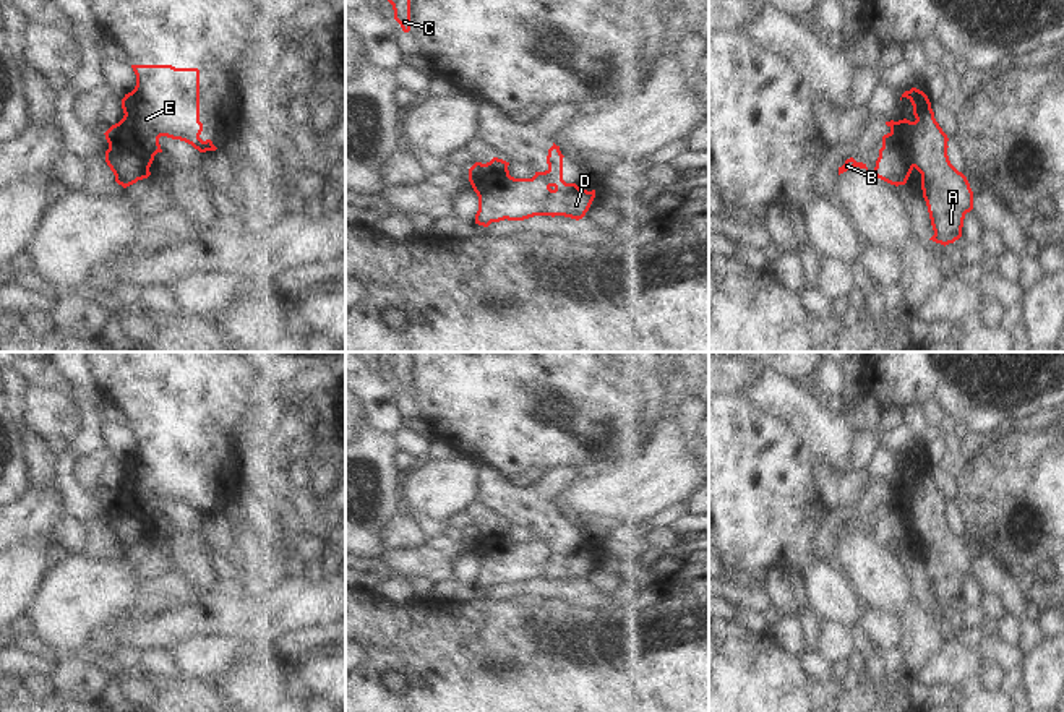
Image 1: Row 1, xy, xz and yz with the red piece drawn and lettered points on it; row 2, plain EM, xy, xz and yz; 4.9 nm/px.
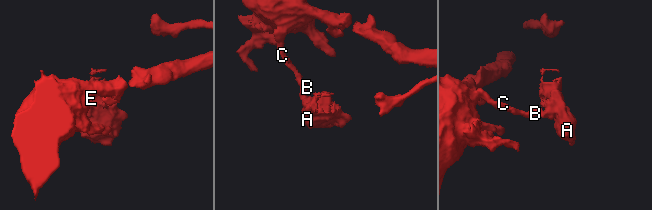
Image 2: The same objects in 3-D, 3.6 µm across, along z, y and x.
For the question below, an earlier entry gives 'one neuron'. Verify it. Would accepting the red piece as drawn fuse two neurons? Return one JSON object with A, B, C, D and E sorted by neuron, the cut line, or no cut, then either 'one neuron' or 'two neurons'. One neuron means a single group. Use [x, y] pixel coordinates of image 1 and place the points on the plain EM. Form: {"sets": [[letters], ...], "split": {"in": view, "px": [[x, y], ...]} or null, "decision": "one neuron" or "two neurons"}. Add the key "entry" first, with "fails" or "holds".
{"entry": "fails", "sets": [["A", "D", "E"], ["B", "C"]], "split": {"in": "yz", "px": [[896, 493], [910, 510], [915, 529]]}, "decision": "two neurons"}

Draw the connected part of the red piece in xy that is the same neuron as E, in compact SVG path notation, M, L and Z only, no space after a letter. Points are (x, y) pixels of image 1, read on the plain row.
M131 428L136 449L122 462L123 482L104 498L109 509L120 506L120 496L131 498L144 521L154 524L162 516L159 501L167 500L191 508L200 516L216 514L211 503L200 501L200 433L172 428Z

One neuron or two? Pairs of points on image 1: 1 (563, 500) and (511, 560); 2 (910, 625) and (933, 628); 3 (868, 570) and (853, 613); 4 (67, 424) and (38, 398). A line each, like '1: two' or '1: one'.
1: two
2: one
3: two
4: one

